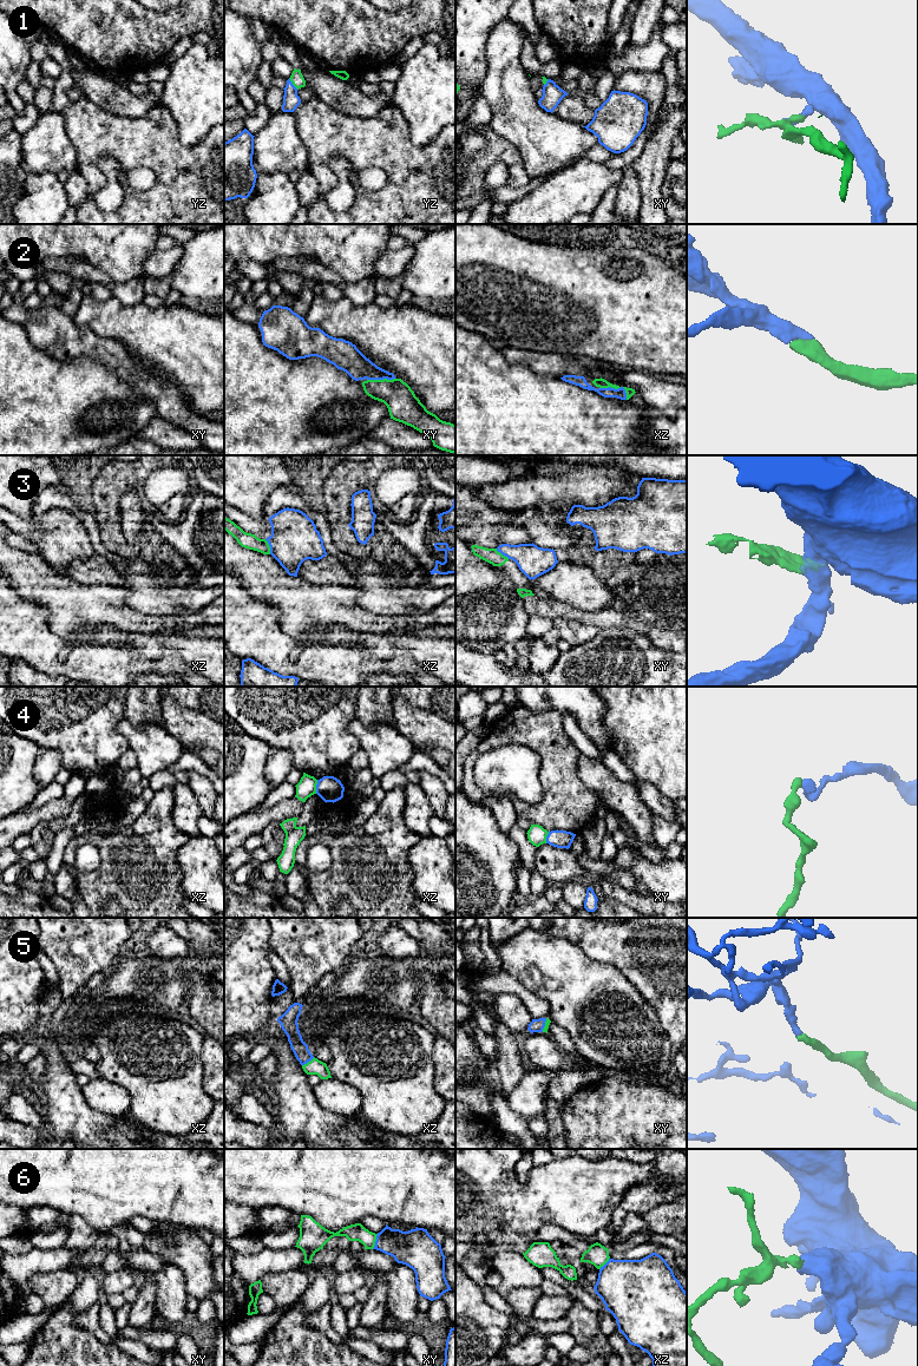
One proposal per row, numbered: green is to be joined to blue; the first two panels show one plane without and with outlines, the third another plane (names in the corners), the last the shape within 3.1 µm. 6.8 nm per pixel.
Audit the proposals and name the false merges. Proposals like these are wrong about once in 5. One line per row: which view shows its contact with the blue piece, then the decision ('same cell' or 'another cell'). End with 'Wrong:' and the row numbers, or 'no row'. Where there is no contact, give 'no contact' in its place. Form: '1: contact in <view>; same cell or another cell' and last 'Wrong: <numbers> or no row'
1: contact in yz; same cell
2: contact in xz; same cell
3: contact in xz; another cell
4: contact in xz; another cell
5: contact in xz; same cell
6: contact in xy; another cell
Wrong: 3, 4, 6

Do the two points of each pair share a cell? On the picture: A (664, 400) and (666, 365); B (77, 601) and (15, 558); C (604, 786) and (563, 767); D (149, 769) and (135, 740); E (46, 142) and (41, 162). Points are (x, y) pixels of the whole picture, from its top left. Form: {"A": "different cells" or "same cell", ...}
{"A": "different cells", "B": "same cell", "C": "different cells", "D": "same cell", "E": "same cell"}

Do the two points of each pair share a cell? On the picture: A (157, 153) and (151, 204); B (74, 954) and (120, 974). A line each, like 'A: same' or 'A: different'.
A: same
B: different

